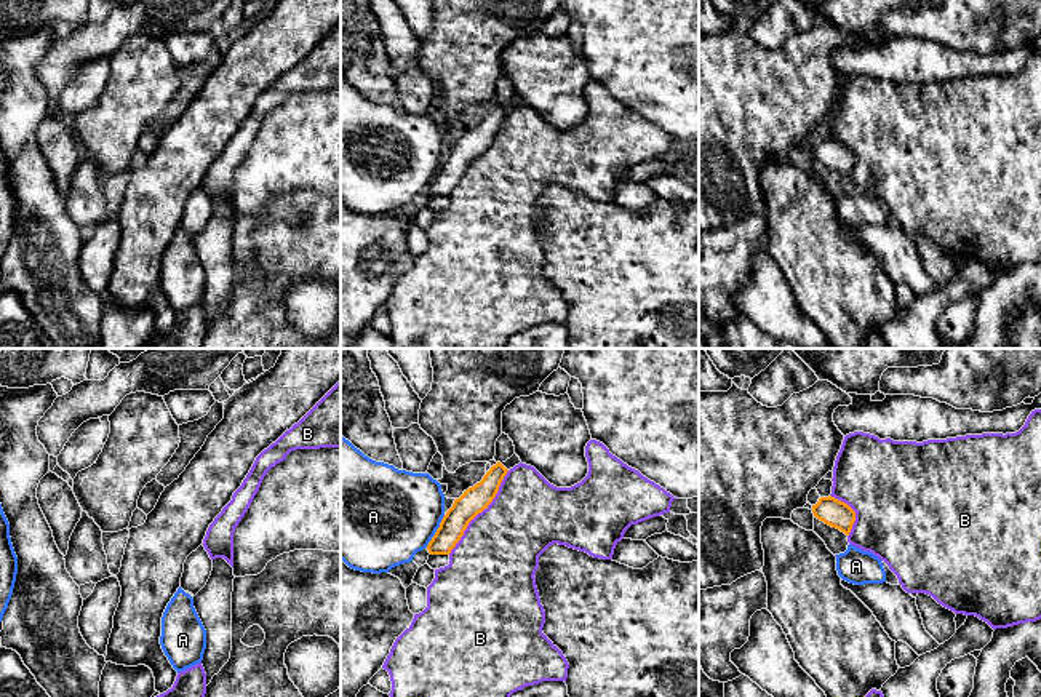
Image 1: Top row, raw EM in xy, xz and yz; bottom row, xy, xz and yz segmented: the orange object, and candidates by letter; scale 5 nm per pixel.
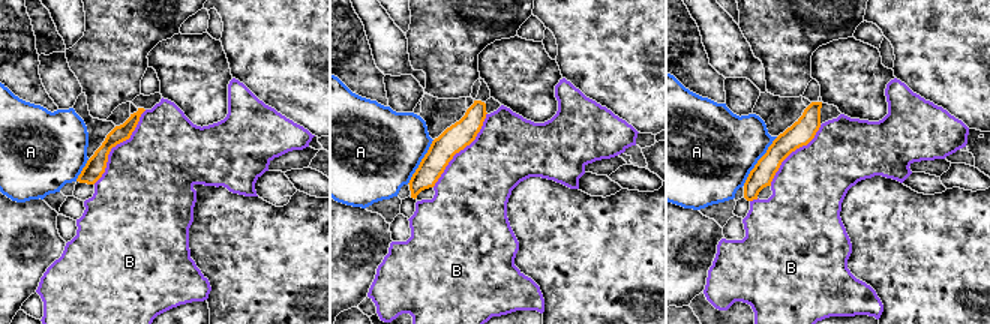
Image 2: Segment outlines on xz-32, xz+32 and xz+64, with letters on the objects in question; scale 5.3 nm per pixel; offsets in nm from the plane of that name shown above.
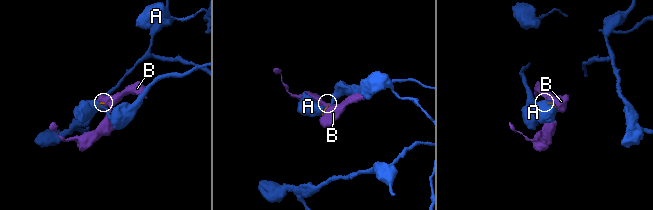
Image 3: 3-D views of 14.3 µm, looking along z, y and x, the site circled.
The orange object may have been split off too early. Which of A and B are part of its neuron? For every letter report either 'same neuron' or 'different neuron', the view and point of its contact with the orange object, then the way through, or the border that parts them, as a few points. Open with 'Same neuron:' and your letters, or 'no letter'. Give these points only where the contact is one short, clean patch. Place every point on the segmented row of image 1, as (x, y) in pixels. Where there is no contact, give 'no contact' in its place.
Same neuron: no letter
A: different neuron; contact xz (437, 531)
B: different neuron; contact xz (480, 512)

